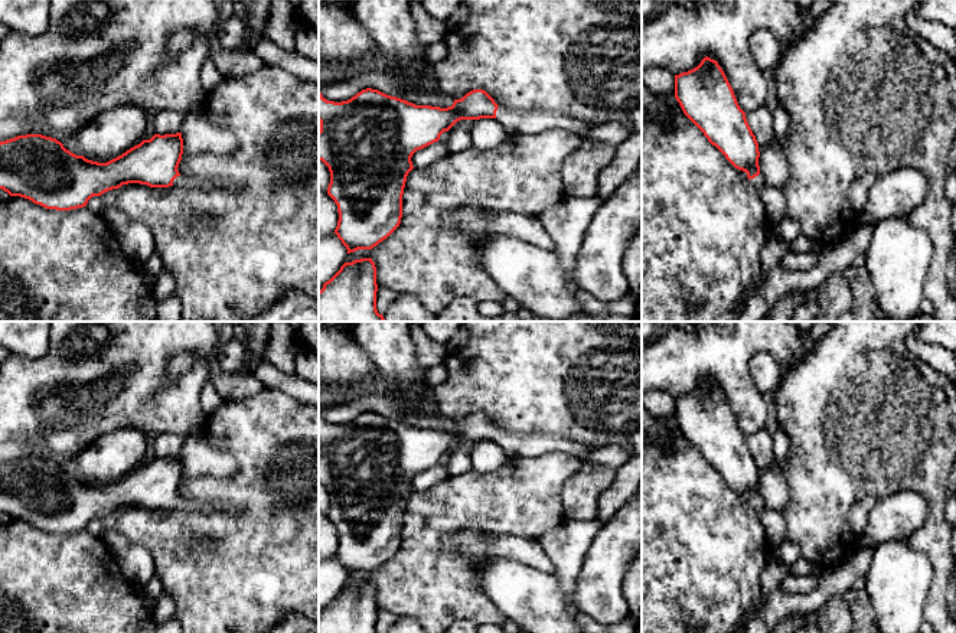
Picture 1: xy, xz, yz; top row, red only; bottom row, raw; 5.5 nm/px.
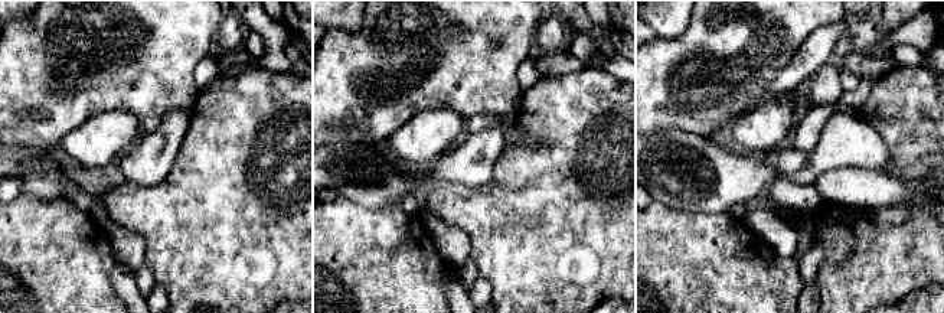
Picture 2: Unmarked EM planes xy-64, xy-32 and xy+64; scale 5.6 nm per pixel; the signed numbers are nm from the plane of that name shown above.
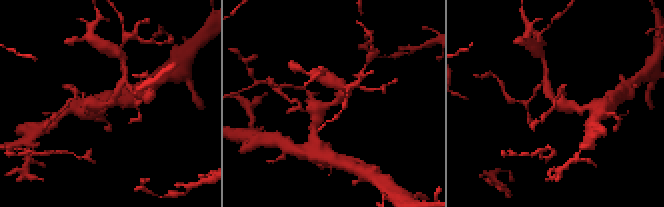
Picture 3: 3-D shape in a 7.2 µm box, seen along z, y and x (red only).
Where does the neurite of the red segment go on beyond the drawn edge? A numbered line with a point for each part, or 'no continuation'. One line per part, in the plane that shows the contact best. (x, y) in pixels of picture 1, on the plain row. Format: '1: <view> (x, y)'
1: xy (180, 503)

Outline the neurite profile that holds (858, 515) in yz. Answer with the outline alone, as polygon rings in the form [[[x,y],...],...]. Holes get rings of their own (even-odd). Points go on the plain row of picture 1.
[[[864,496],[862,499],[857,500],[852,505],[849,510],[848,522],[854,535],[858,536],[864,531],[868,522],[869,512],[872,510],[875,502],[877,502],[877,497]]]

